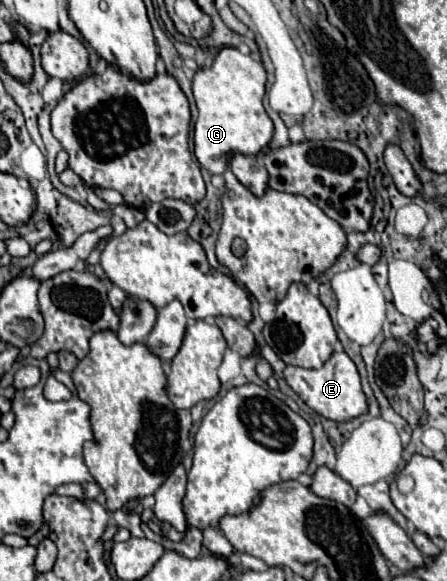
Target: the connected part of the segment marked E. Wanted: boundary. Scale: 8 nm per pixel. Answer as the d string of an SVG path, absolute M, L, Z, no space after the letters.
M335 352L323 368L319 370L305 370L299 366L287 366L283 372L287 384L295 390L295 394L319 416L325 416L335 422L347 422L367 412L367 396L361 390L359 372L353 360L345 352Z

